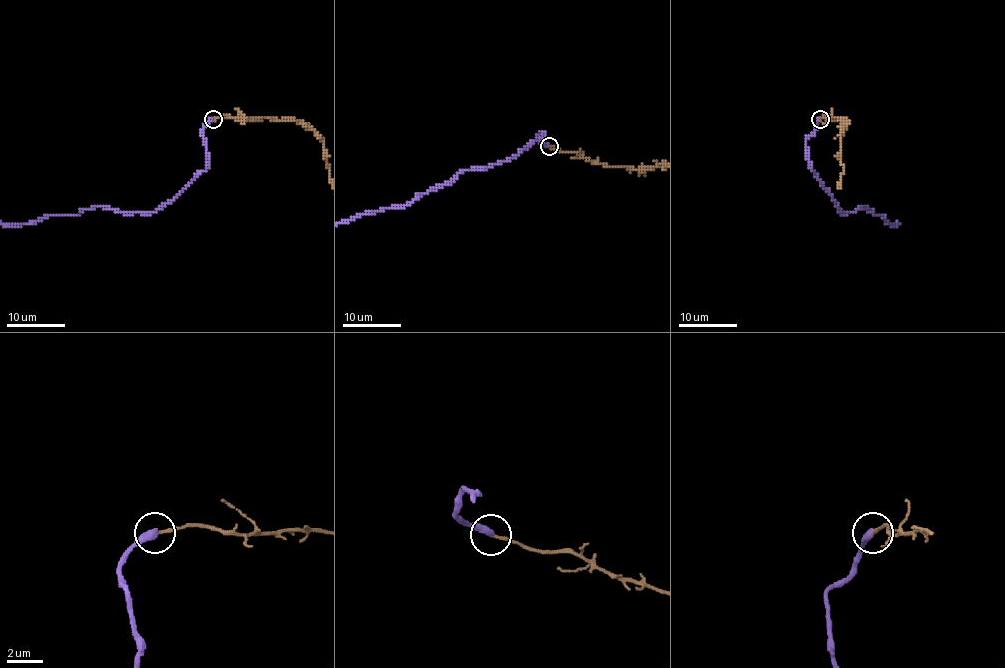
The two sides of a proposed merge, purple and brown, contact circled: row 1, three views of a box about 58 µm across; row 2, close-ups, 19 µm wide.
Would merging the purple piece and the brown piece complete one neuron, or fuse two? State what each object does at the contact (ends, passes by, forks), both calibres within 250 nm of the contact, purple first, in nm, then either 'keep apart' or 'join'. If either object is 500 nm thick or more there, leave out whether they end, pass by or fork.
purple ends; brown ends; calibres 440 and 160 nm; keep apart

